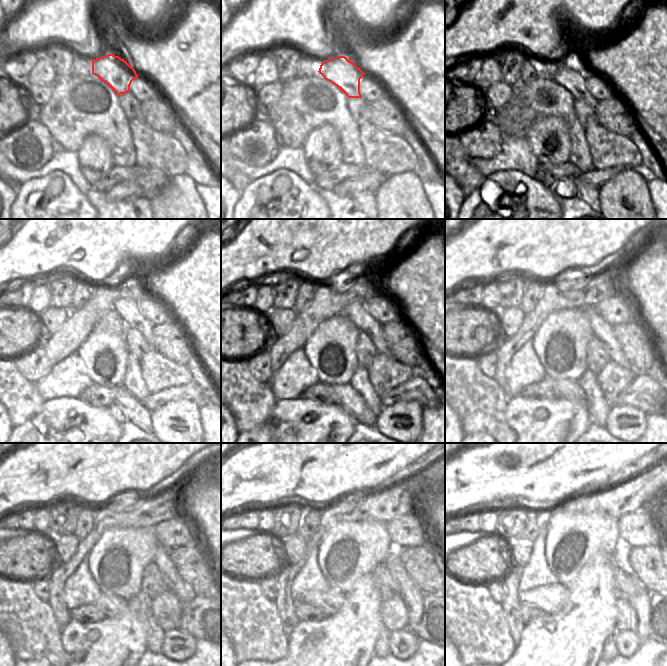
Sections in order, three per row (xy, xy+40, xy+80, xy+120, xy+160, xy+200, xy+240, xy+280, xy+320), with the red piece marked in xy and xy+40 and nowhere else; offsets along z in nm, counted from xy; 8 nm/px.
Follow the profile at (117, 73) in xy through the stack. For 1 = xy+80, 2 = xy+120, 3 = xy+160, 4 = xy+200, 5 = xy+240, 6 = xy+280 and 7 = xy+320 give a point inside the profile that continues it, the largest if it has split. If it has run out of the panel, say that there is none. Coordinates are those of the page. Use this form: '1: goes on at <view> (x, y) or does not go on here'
1: goes on at xy+80 (573, 80)
2: goes on at xy+120 (127, 308)
3: goes on at xy+160 (356, 312)
4: goes on at xy+200 (601, 329)
5: goes on at xy+240 (174, 583)
6: goes on at xy+280 (414, 599)
7: goes on at xy+320 (640, 603)

